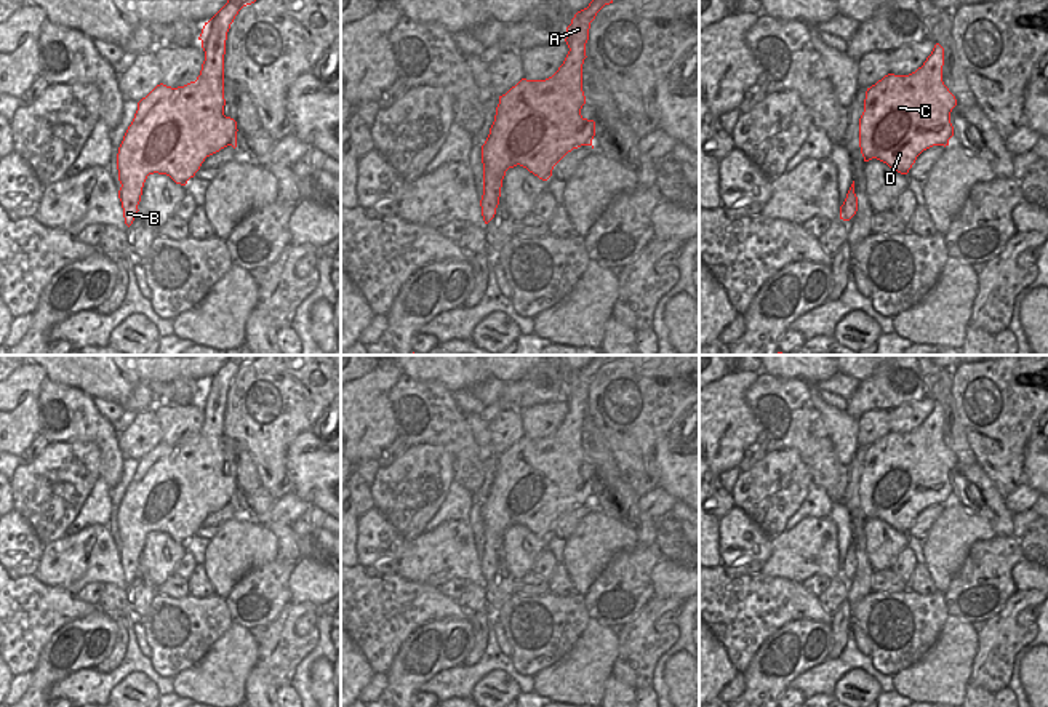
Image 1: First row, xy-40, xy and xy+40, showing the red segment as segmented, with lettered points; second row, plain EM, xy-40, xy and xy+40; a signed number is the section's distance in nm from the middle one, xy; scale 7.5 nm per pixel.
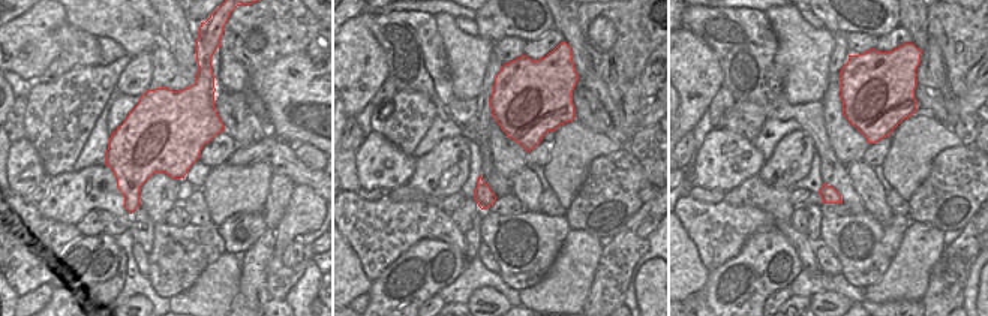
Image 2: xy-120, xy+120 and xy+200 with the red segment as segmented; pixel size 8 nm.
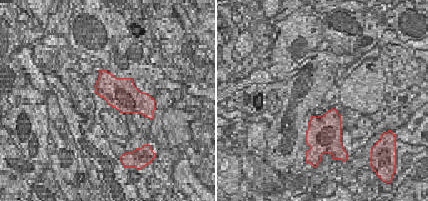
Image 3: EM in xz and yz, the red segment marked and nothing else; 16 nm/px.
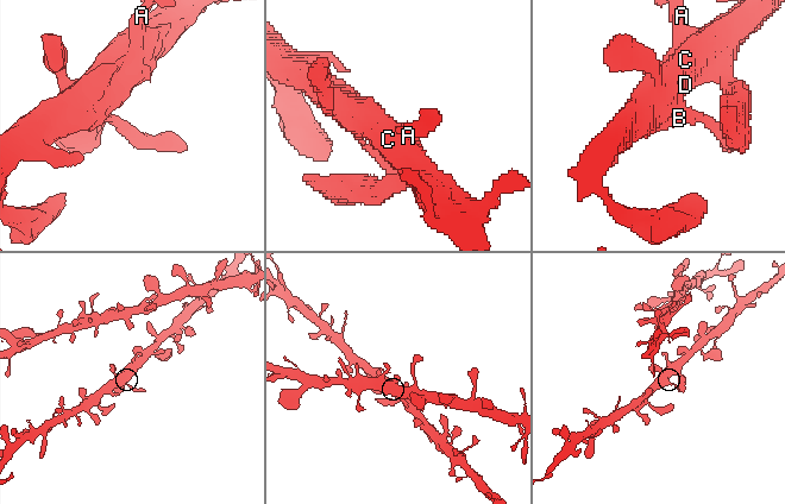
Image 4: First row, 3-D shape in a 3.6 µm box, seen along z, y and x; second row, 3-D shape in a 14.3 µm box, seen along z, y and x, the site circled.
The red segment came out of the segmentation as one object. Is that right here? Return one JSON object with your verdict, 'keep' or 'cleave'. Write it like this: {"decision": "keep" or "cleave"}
{"decision": "keep"}

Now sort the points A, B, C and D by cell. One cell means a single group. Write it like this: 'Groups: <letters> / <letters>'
Groups: A B C D.

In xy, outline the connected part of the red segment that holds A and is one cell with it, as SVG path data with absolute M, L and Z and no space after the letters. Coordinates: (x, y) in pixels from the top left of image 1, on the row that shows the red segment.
M592 0L566 27L570 48L558 70L546 80L522 78L499 96L494 122L482 146L482 216L488 224L499 205L502 179L517 165L542 181L573 149L592 146L595 122L581 115L586 104L582 64L590 22L613 0Z

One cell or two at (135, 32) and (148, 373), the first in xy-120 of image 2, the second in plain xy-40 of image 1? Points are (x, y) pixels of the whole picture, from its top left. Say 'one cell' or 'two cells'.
two cells

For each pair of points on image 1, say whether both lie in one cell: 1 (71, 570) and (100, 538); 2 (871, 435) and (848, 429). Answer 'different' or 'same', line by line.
1: same
2: different

